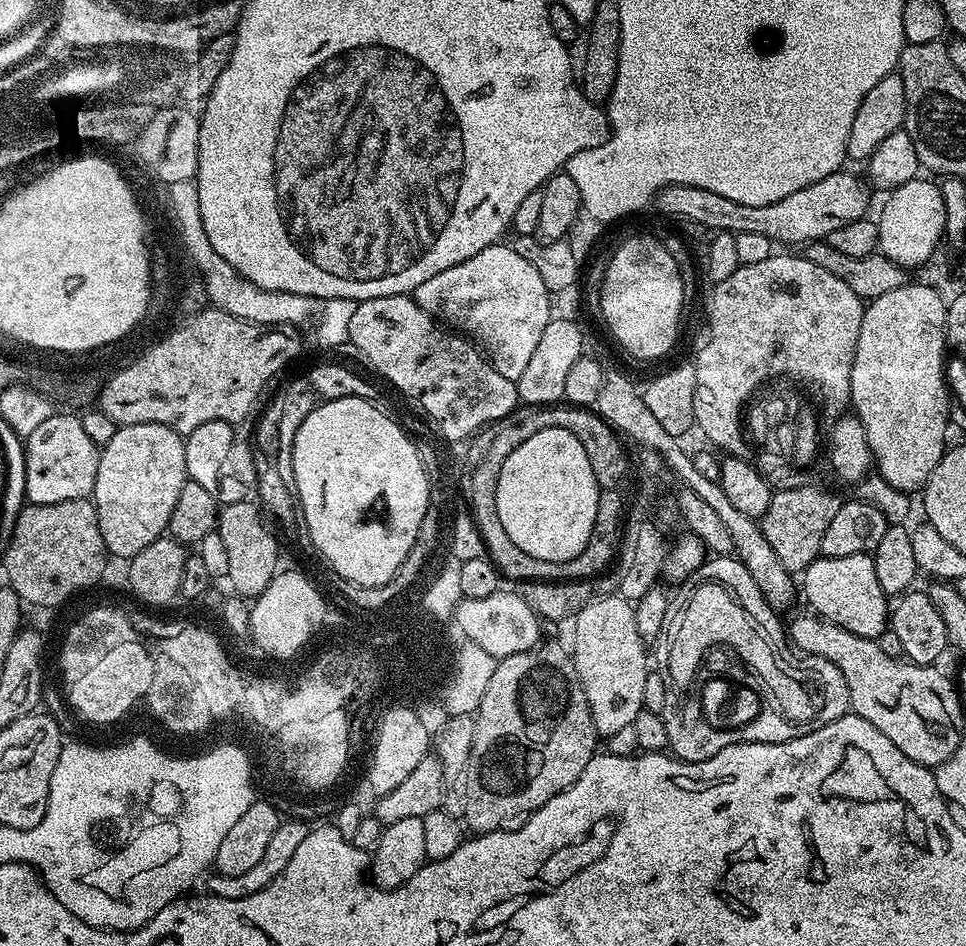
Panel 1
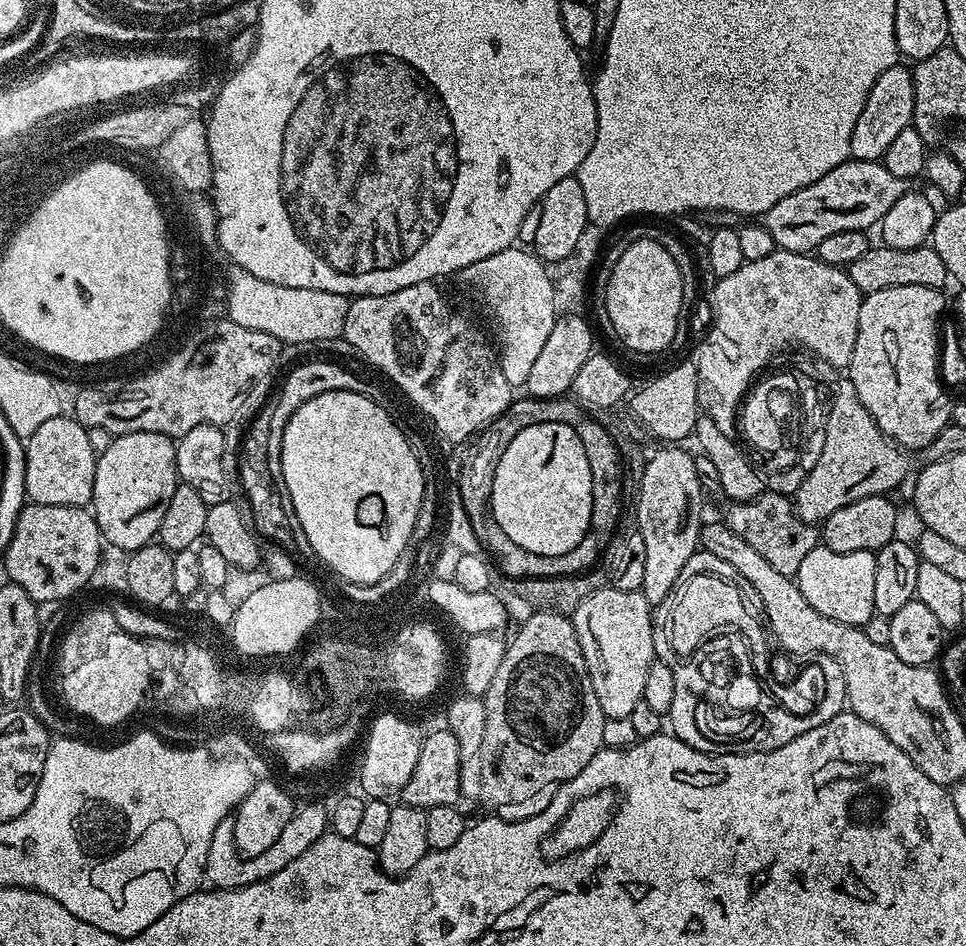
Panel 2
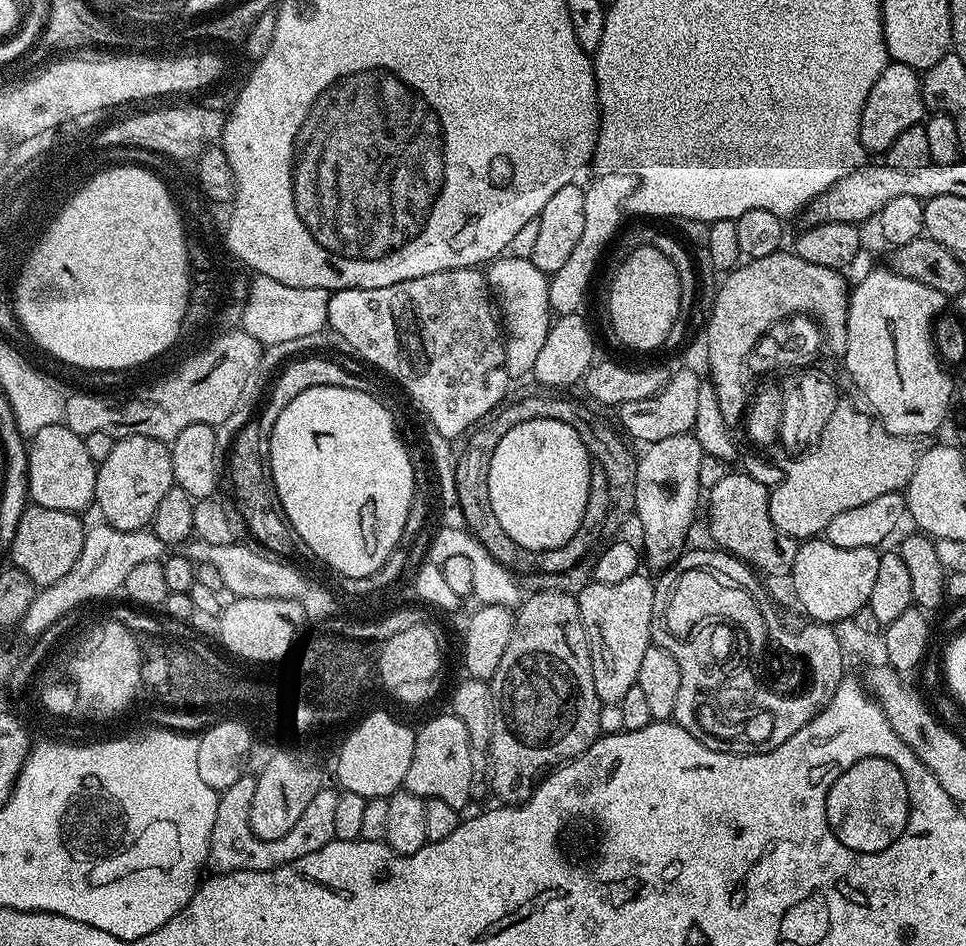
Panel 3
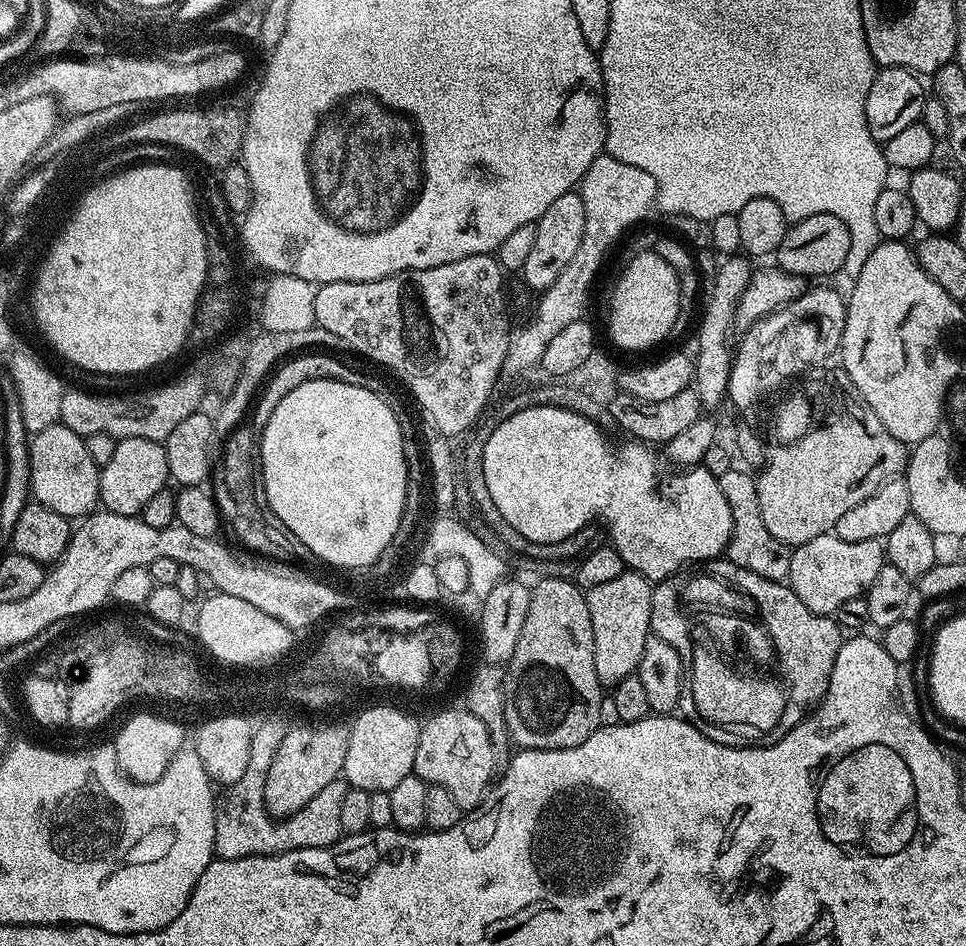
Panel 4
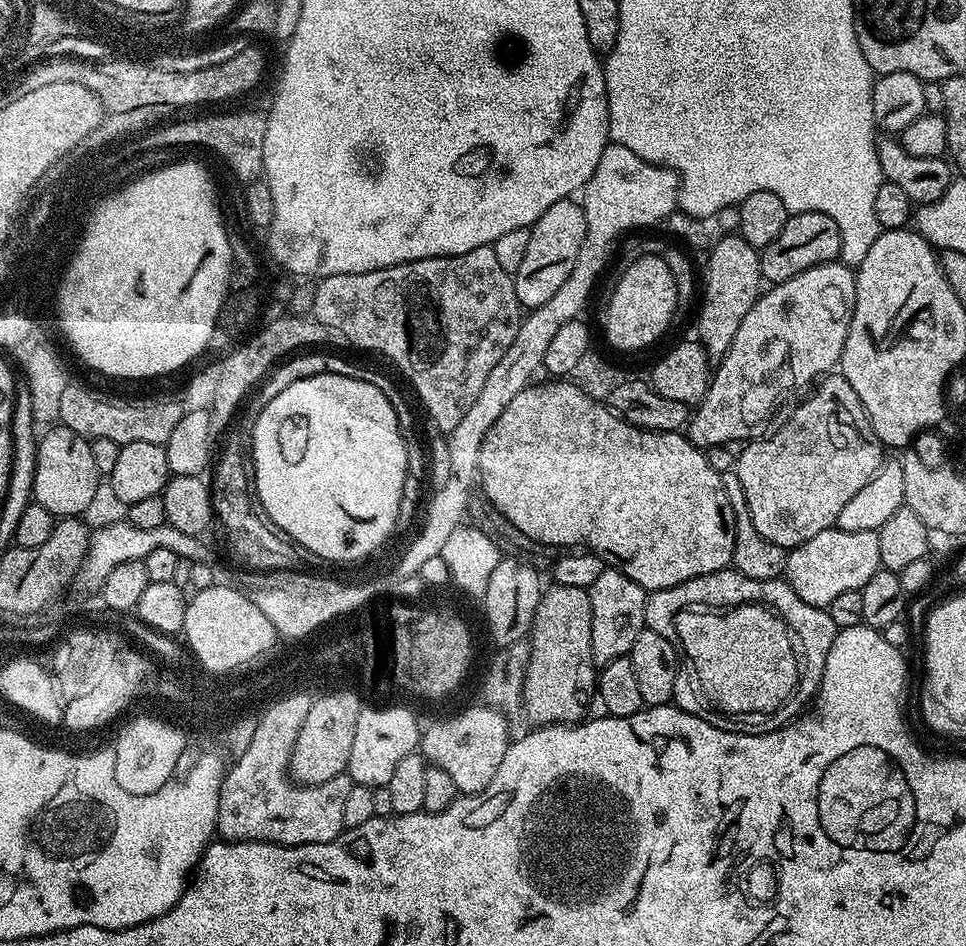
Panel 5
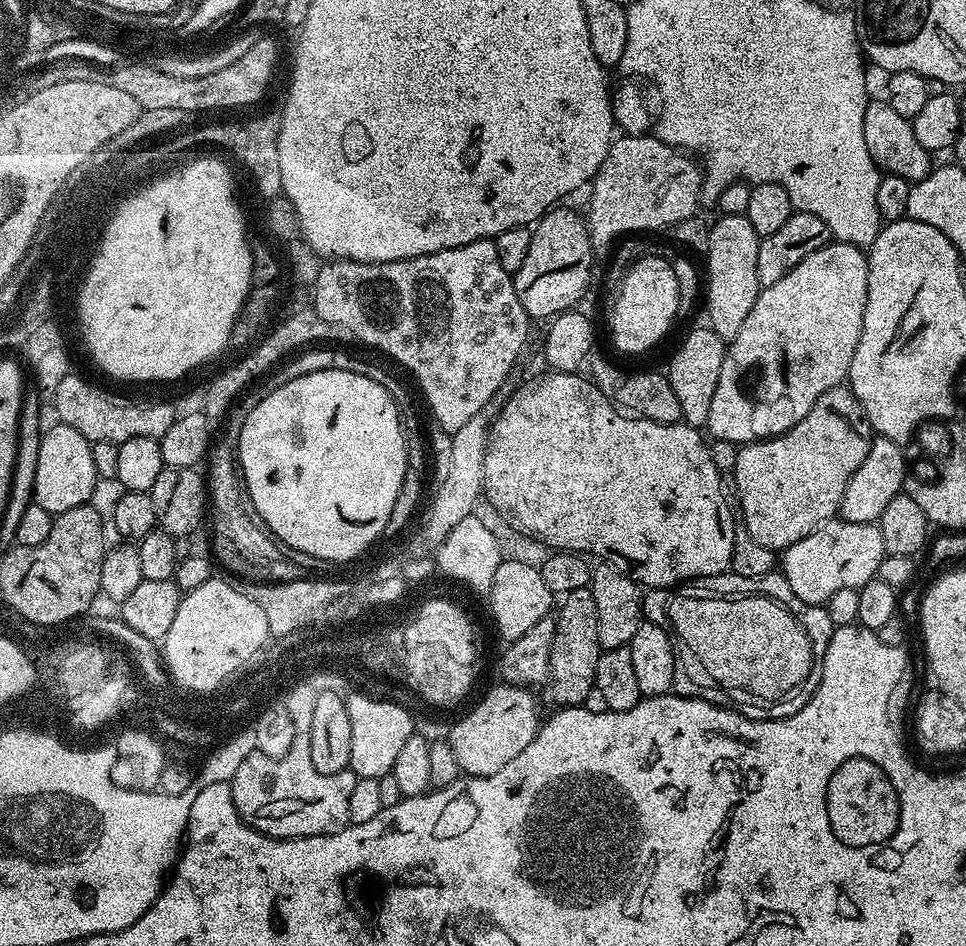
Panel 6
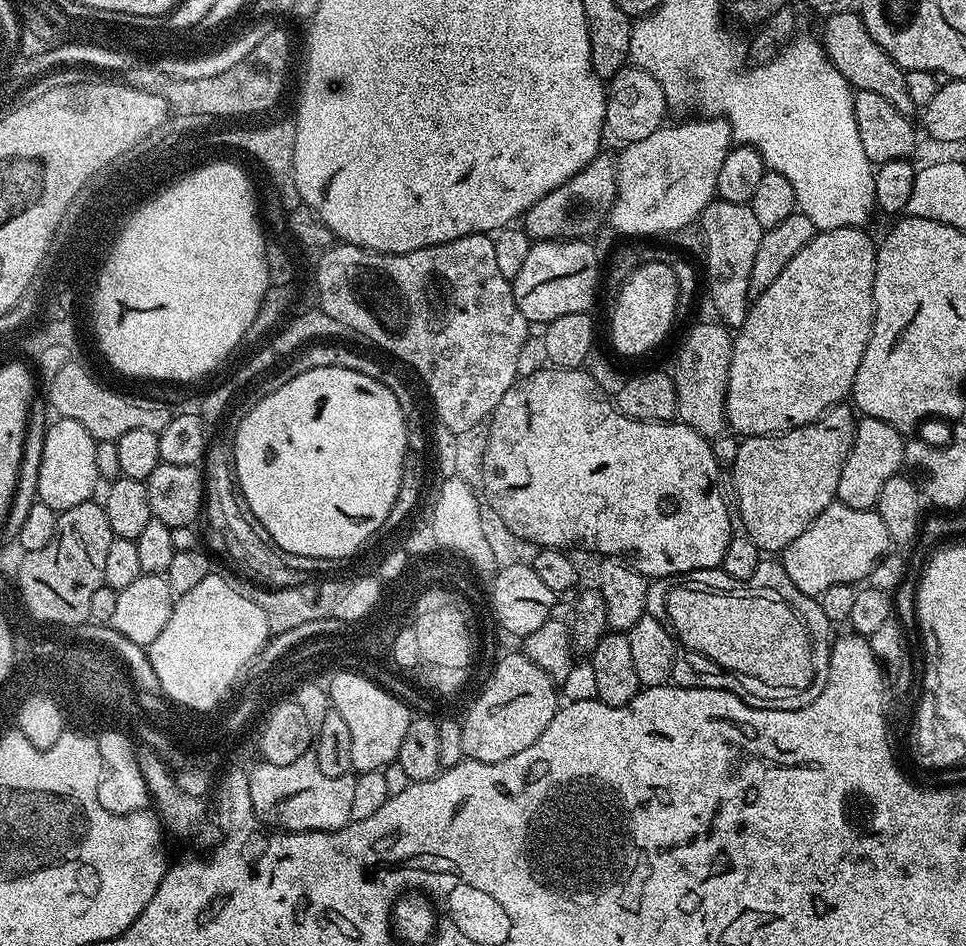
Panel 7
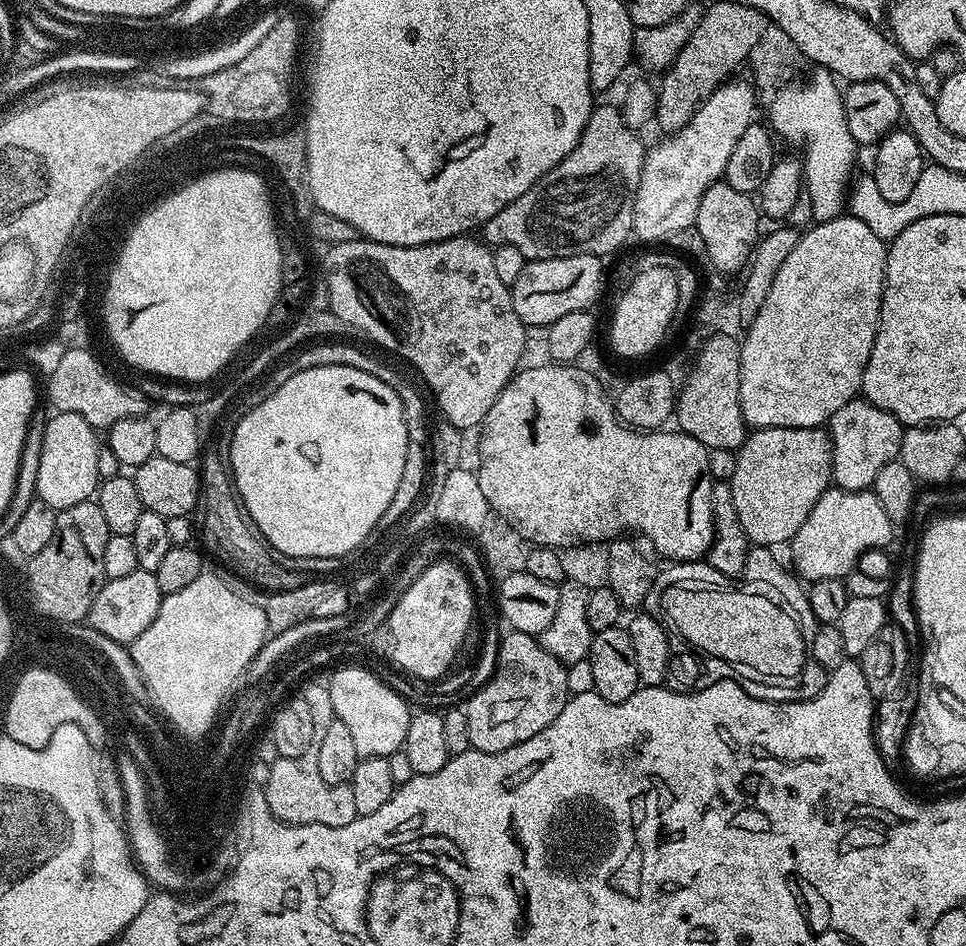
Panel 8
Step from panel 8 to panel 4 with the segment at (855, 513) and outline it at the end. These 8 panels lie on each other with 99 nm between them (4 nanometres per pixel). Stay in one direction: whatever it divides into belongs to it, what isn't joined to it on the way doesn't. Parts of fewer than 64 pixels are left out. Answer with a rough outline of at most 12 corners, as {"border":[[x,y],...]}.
{"border":[[834,534],[792,548],[787,583],[832,616],[867,593],[881,541]]}

